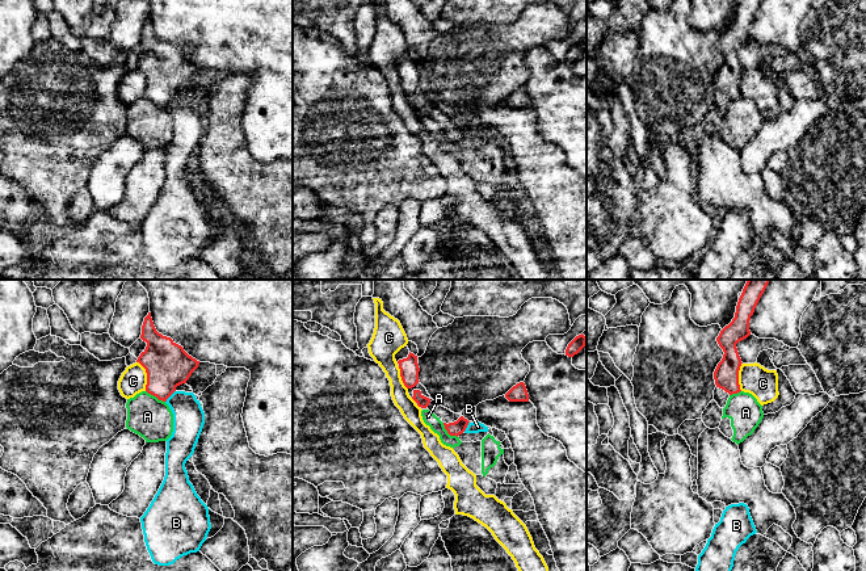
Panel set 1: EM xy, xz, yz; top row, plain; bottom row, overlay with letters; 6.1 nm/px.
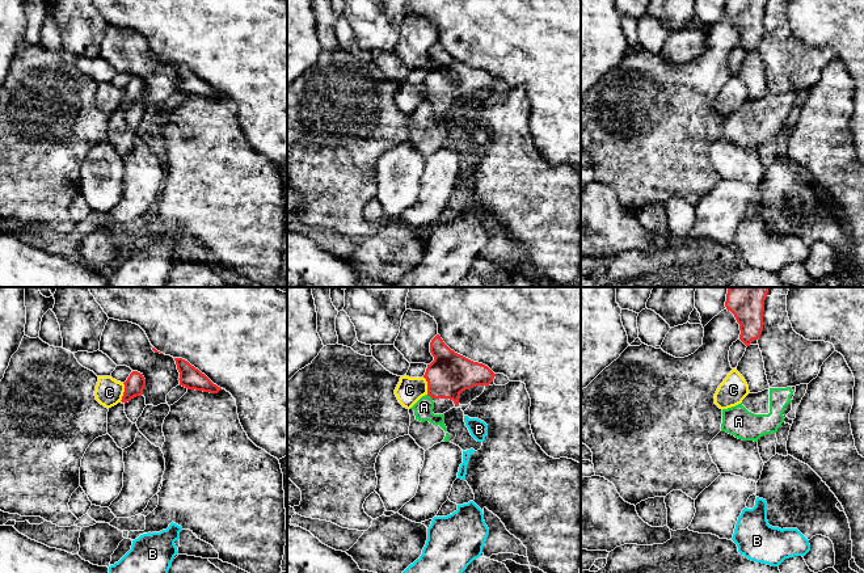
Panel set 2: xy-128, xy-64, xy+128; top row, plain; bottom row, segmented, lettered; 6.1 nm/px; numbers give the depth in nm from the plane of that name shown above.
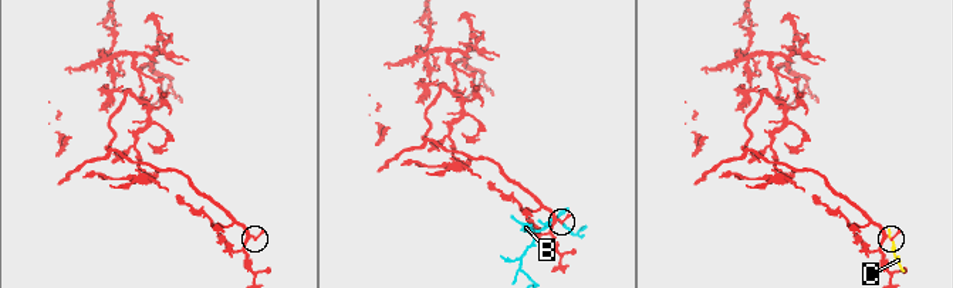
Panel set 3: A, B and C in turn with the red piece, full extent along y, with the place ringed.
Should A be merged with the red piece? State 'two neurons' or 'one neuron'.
two neurons

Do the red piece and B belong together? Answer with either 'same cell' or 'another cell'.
another cell

